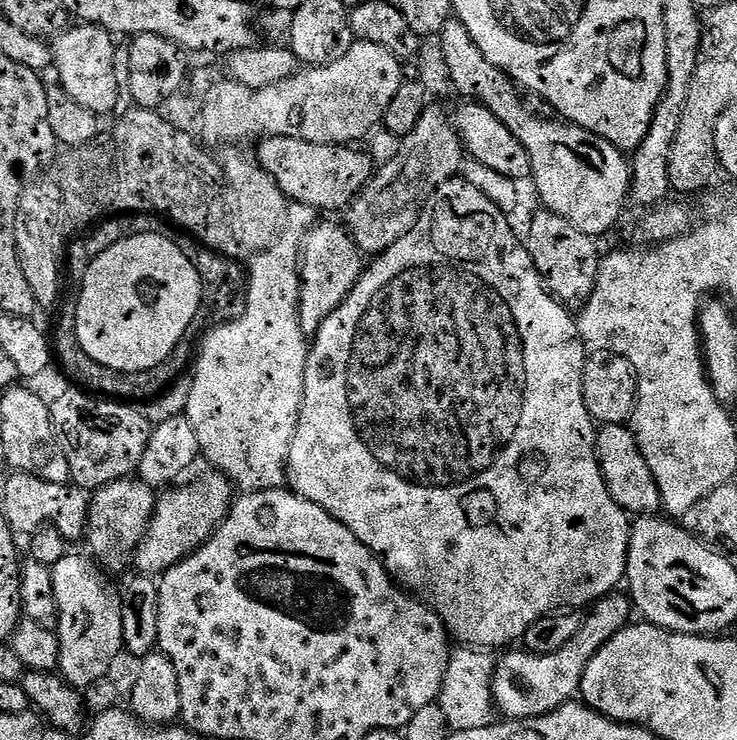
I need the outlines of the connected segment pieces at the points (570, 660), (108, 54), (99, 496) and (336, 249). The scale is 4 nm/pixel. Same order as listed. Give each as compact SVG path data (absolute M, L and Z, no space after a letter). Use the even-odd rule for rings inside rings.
M617 590L597 600L587 615L580 621L578 634L574 634L574 638L570 638L570 642L566 642L566 646L554 654L536 656L527 650L508 650L499 657L492 679L492 699L495 711L499 715L501 712L501 717L529 720L550 714L569 703L580 691L582 674L586 674L590 658L594 658L594 654L598 654L598 650L602 650L602 646L606 646L614 634L628 627L634 616L634 605L623 591Z
M77 23L69 26L51 41L52 62L58 84L76 103L80 103L95 114L112 112L122 98L122 91L114 78L114 54L117 41L113 33L97 24Z
M125 478L97 489L89 499L86 543L97 563L107 571L118 572L131 563L155 508L155 491L136 478Z
M317 223L307 229L305 240L300 248L300 325L305 337L315 337L320 324L354 290L366 267L365 253L361 252L352 233L343 223Z

